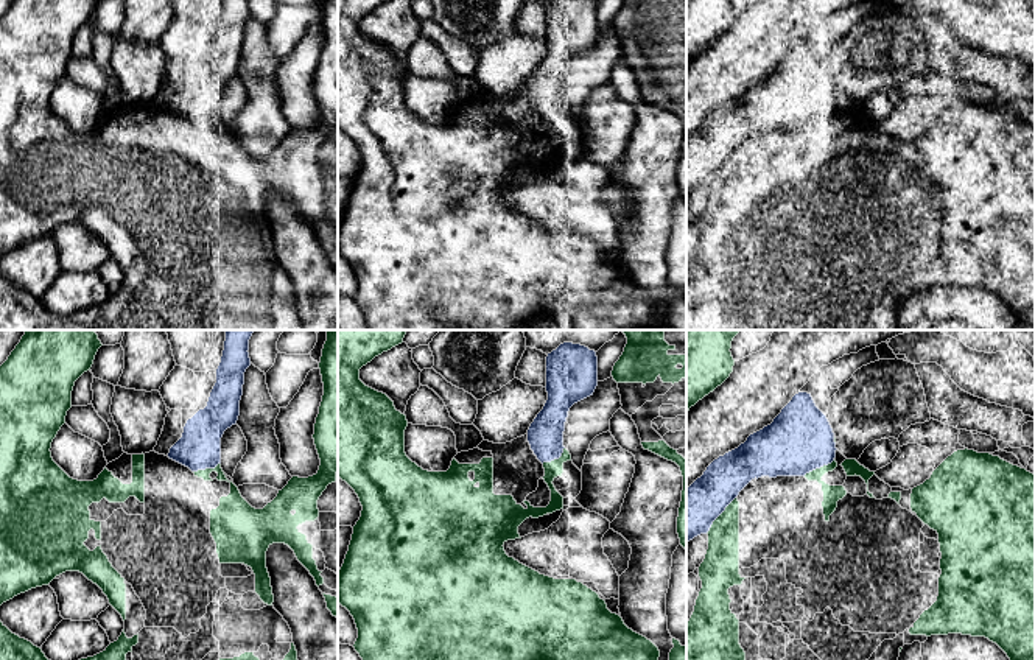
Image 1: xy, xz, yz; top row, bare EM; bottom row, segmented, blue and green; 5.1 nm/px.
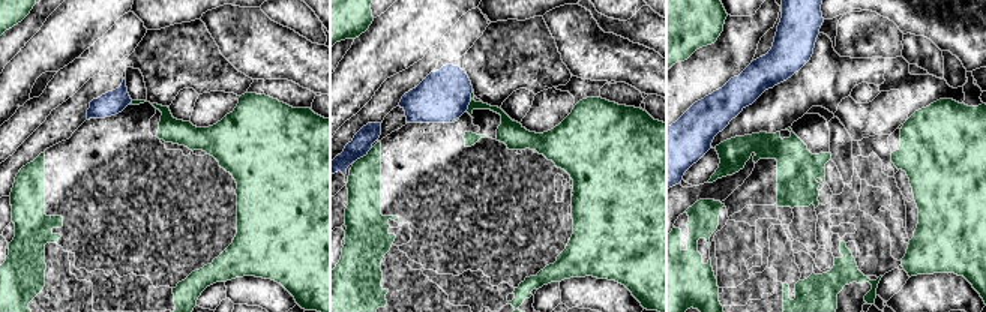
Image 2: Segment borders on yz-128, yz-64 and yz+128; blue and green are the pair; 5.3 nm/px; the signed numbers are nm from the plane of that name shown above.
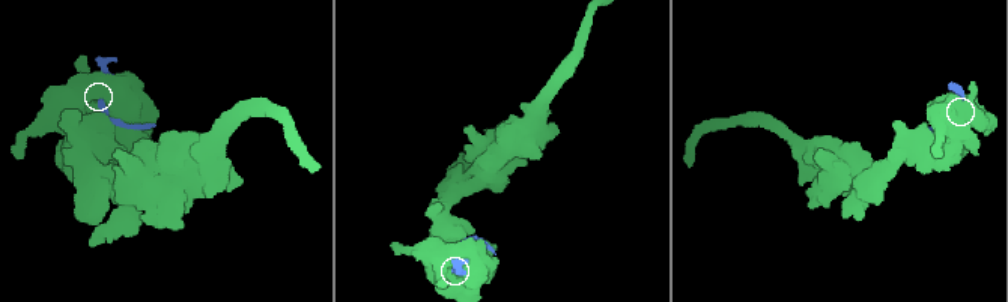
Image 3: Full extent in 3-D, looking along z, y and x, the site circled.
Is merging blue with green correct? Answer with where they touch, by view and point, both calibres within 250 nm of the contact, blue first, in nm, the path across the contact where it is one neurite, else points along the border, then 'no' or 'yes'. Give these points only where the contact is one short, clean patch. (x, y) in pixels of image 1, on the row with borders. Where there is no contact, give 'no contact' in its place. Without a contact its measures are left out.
meets blue in yz at (719, 514); 260 nm thick on the blue side, 180 nm on the other; no

